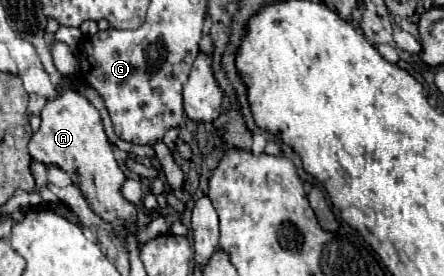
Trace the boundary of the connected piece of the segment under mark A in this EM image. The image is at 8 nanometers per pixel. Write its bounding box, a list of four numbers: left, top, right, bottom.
[28,85,138,241]

